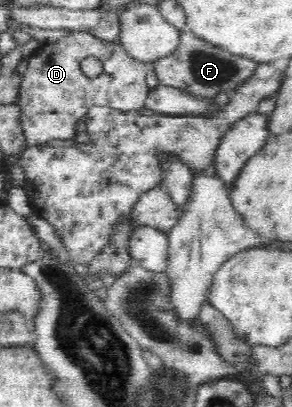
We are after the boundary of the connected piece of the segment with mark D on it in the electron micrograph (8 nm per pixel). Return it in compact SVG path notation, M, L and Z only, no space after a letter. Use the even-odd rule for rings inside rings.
M73 30L69 35L59 37L55 43L43 43L29 57L23 67L18 106L21 108L21 124L27 136L27 147L46 145L51 139L73 138L77 132L76 126L87 110L93 106L110 107L119 111L133 111L144 107L150 87L147 86L145 76L151 71L149 64L129 57L118 40L104 40L87 31ZM93 57L101 61L101 74L89 78L81 70L81 61Z

